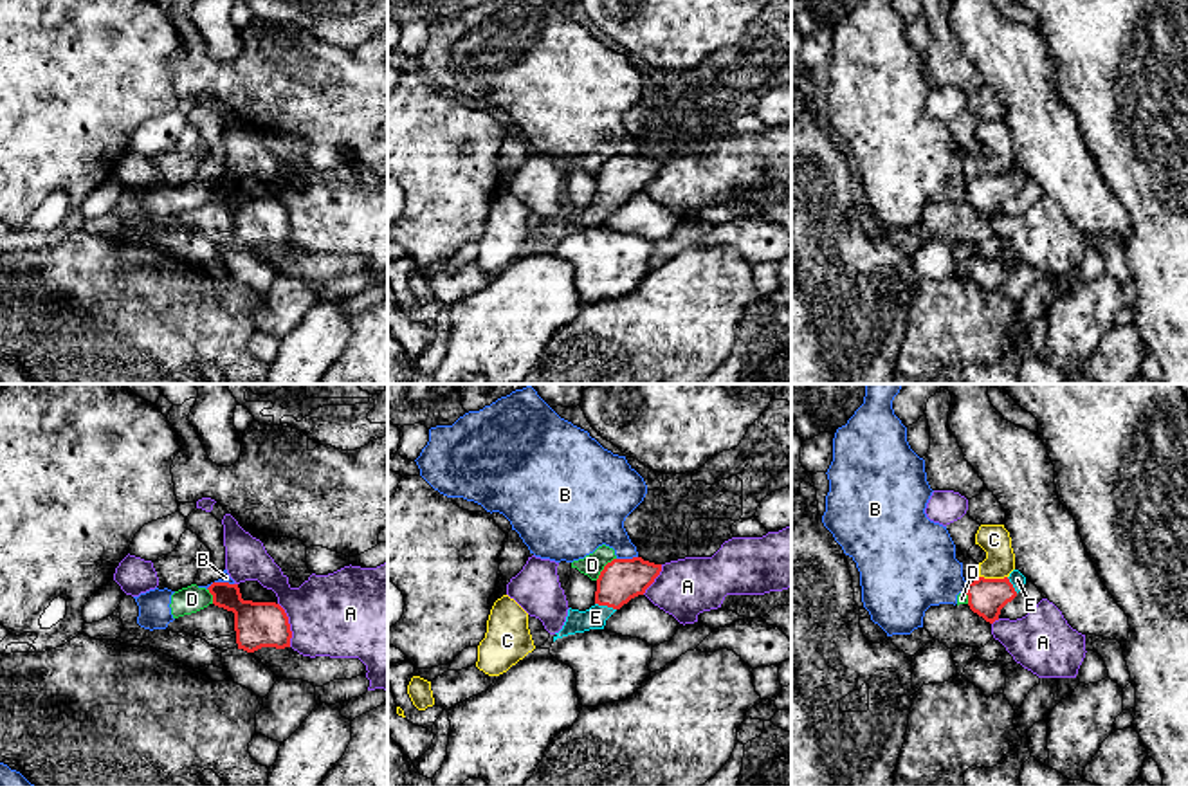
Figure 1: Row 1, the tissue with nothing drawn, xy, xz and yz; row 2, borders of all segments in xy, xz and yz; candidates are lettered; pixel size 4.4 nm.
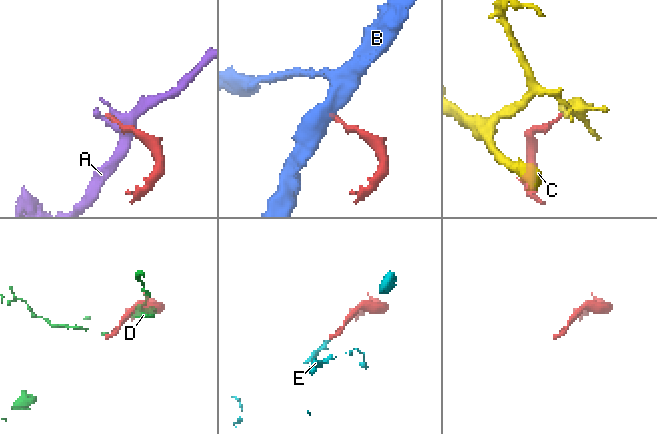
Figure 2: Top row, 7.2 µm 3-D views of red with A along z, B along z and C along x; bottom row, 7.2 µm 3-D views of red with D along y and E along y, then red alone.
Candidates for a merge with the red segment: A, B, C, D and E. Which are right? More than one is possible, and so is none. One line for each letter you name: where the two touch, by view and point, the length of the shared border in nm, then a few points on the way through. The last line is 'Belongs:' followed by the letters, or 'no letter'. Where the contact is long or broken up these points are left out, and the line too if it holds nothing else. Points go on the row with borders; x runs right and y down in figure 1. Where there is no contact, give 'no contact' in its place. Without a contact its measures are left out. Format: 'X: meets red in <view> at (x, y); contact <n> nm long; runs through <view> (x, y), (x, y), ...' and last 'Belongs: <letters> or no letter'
E: meets red in xz at (606, 604); contact 100 nm long; runs through xz (622, 579), (606, 604), (595, 617)
Belongs: E

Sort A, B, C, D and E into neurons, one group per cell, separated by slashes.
A / B D / C / E

